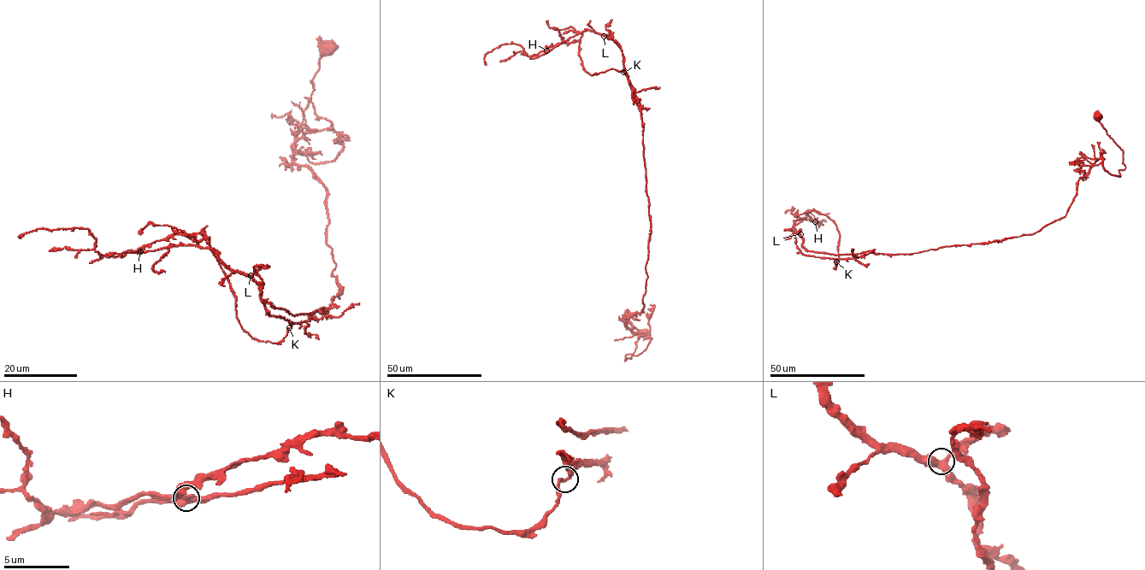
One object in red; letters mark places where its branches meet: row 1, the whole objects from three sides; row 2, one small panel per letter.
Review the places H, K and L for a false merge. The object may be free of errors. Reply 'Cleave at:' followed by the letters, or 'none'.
Cleave at: H

